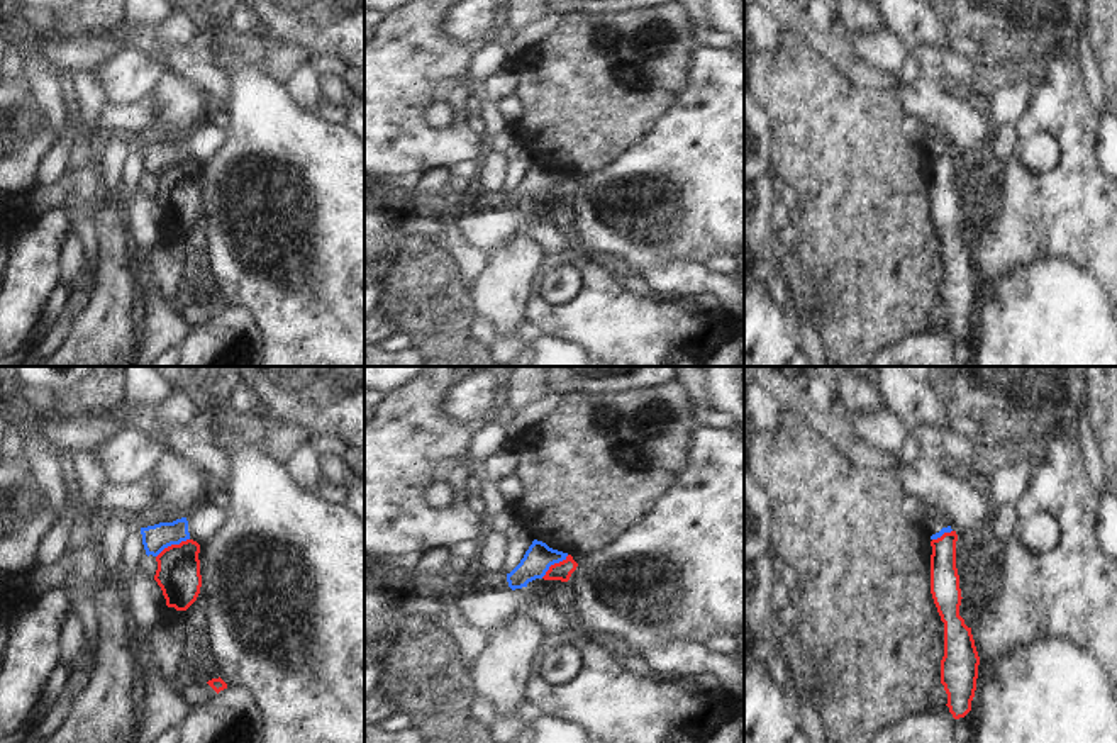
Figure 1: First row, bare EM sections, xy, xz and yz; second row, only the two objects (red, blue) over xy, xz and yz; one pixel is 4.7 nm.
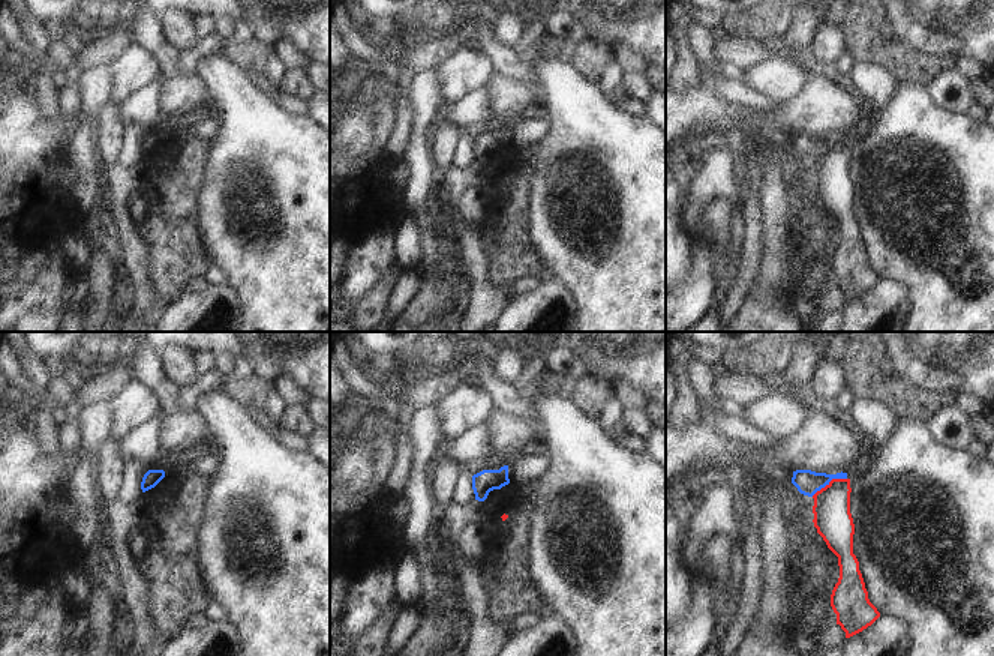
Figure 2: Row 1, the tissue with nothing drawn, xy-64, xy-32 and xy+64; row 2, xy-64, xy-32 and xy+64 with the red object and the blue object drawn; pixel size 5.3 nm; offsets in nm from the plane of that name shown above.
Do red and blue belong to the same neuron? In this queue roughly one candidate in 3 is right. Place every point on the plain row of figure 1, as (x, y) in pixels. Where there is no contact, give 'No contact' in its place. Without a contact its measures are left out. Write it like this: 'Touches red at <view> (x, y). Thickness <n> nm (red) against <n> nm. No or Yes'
Touches red at xy (172, 165). Thickness 200 nm (red) against 130 nm. No

